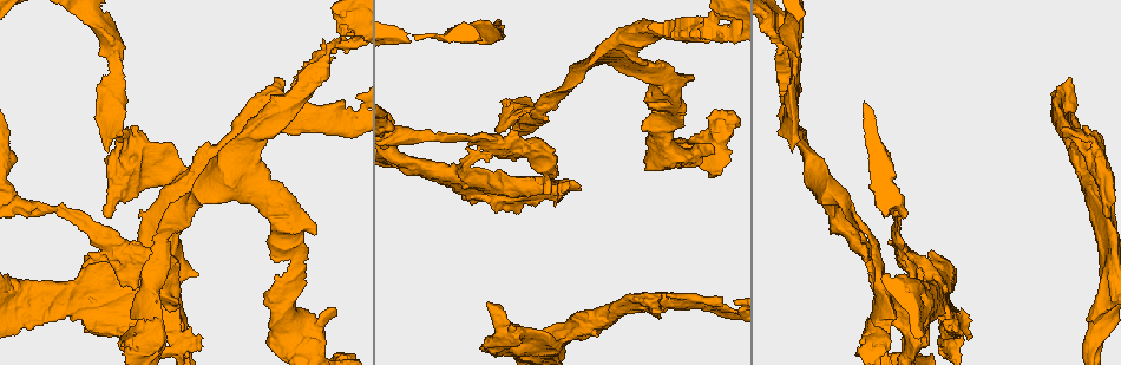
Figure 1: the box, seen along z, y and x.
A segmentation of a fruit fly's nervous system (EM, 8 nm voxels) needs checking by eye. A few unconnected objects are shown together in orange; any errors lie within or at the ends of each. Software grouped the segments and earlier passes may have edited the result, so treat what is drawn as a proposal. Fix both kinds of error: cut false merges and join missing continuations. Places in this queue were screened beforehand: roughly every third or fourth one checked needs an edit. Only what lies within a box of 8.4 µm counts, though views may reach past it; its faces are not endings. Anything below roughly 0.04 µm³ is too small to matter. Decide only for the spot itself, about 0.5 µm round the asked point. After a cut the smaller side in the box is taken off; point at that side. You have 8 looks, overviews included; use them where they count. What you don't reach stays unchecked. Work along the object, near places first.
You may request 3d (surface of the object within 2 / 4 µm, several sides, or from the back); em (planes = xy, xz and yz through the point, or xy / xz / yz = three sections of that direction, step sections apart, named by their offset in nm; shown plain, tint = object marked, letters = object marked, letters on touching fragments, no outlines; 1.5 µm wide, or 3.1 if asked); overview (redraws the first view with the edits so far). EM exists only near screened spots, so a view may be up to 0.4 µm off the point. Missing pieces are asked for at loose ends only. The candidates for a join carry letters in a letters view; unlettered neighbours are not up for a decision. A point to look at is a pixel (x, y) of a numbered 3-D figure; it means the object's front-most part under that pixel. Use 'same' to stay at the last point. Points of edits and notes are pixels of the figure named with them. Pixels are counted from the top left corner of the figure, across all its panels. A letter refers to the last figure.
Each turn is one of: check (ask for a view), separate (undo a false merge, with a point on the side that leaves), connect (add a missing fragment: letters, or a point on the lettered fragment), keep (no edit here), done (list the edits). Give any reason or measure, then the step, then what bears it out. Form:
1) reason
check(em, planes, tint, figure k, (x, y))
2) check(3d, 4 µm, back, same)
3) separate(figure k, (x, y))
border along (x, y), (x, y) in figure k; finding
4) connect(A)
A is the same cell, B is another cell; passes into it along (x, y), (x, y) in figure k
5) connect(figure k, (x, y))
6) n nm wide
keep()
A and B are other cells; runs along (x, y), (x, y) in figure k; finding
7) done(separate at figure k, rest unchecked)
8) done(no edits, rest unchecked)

check(em, yz, step 8, tint, figure 1, (121, 134))

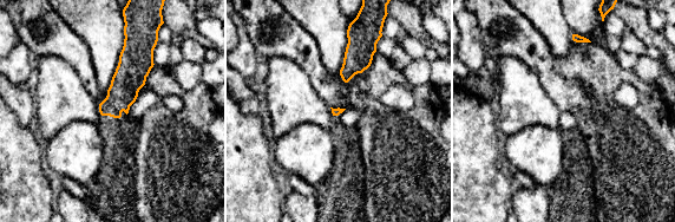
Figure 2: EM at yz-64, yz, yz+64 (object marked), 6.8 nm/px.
see the neighbours
check(em, yz, step 8, letters, same)

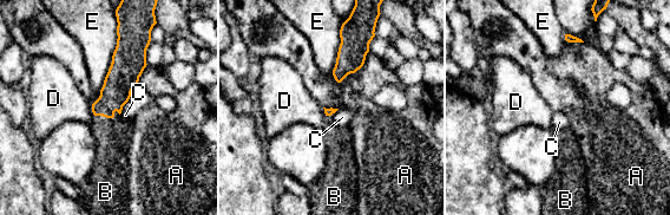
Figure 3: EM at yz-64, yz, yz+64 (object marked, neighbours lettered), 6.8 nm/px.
connect(B)
B is the same cell, A, C, D and E are other cells; passes into it along (118, 84), (107, 117), (112, 136) in figure 3; it goes on there

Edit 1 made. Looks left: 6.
thin neck
check(3d, 2 µm, figure 1, (293, 249))

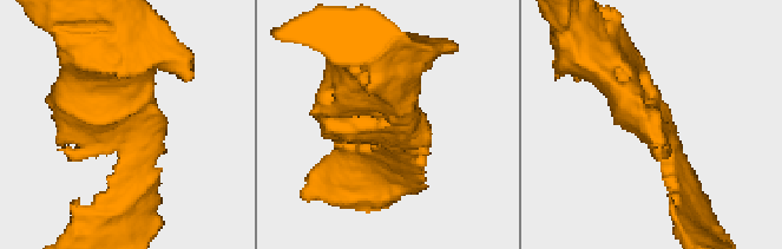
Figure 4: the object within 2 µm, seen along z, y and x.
need the tissue
check(em, yz, step 4, tint, figure 4, (652, 124))

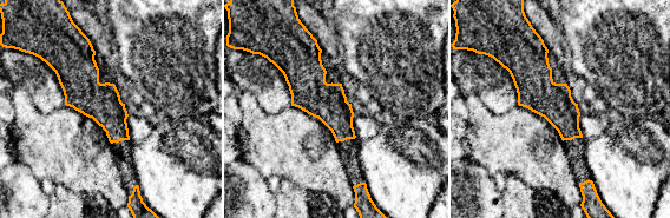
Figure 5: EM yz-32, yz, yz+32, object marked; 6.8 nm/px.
check(em, planes, letters, same)

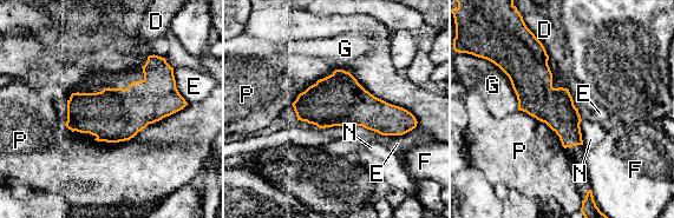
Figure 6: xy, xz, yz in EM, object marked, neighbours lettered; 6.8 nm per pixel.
260 nm wide
keep()
D, E, F, G, N and P are other cells; border along (581, 120), (580, 129), (583, 144) in figure 6; all the same neuron

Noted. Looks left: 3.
calibre changes
check(em, yz, step 4, tint, figure 1, (41, 207))

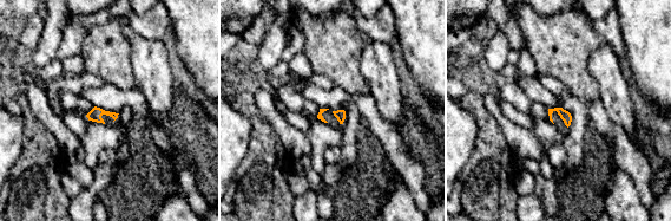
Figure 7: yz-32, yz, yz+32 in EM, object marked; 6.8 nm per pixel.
check(em, planes, letters, same)

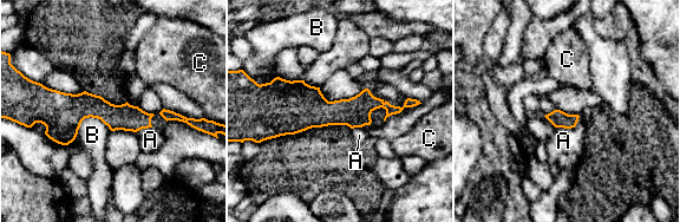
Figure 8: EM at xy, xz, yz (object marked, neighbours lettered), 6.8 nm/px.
180 nm wide; B touches over 300 nm
keep()
A, B and C are other cells; all the same neuron

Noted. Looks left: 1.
done(connect at figure 3, rest unchecked)

